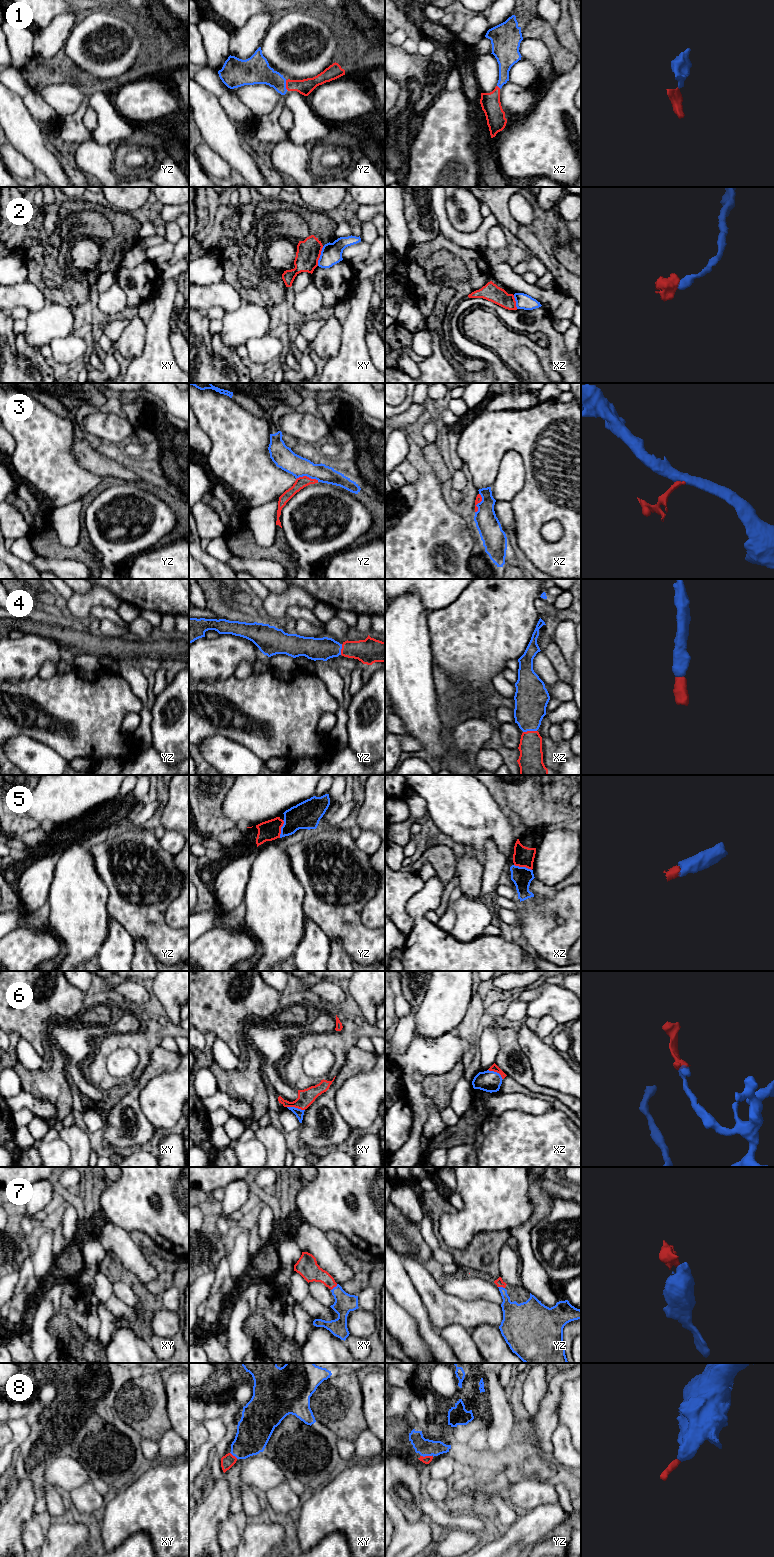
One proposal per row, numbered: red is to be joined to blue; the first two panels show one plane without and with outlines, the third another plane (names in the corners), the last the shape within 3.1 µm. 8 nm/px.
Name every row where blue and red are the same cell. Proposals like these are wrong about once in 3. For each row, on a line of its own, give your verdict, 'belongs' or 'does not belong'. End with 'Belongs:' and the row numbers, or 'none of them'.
1: belongs
2: does not belong
3: does not belong
4: belongs
5: belongs
6: does not belong
7: belongs
8: belongs
Belongs: 1, 4, 5, 7, 8

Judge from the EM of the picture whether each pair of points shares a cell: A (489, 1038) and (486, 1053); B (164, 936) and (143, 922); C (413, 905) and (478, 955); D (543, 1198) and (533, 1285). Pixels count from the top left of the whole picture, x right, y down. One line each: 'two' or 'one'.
A: one
B: one
C: one
D: one

